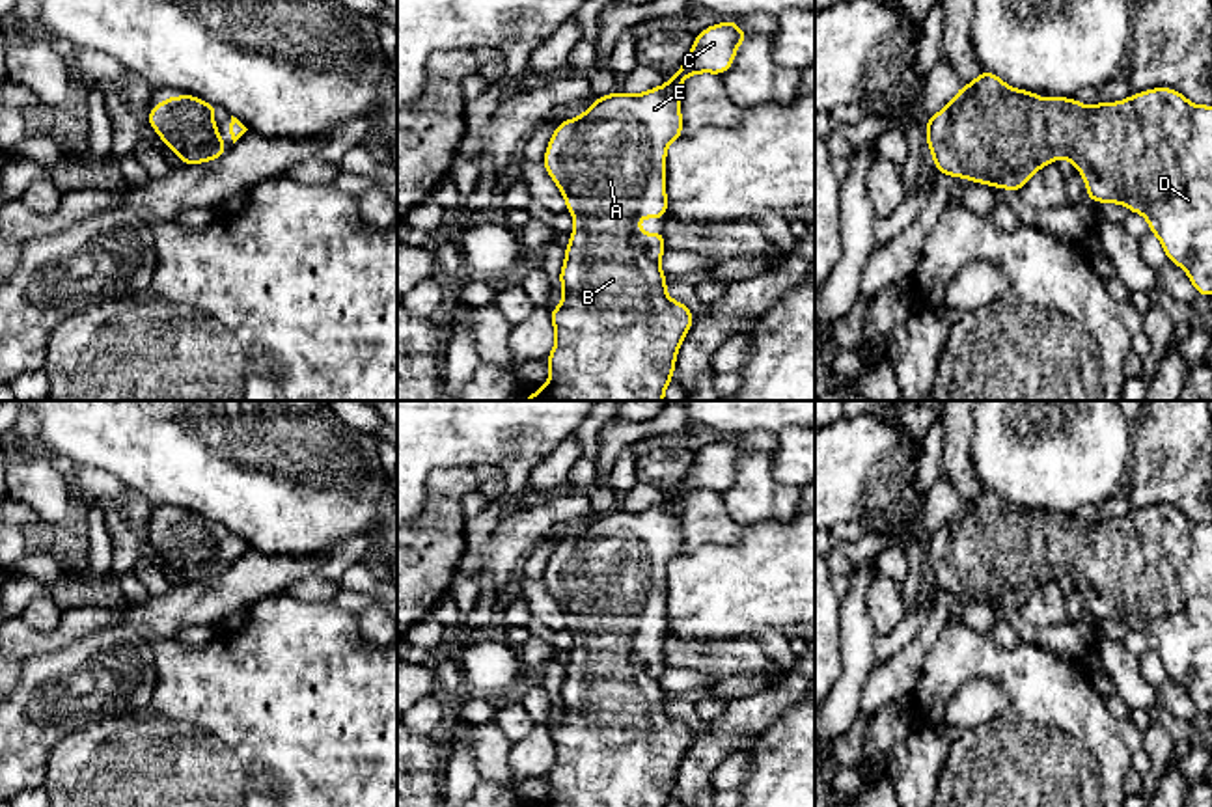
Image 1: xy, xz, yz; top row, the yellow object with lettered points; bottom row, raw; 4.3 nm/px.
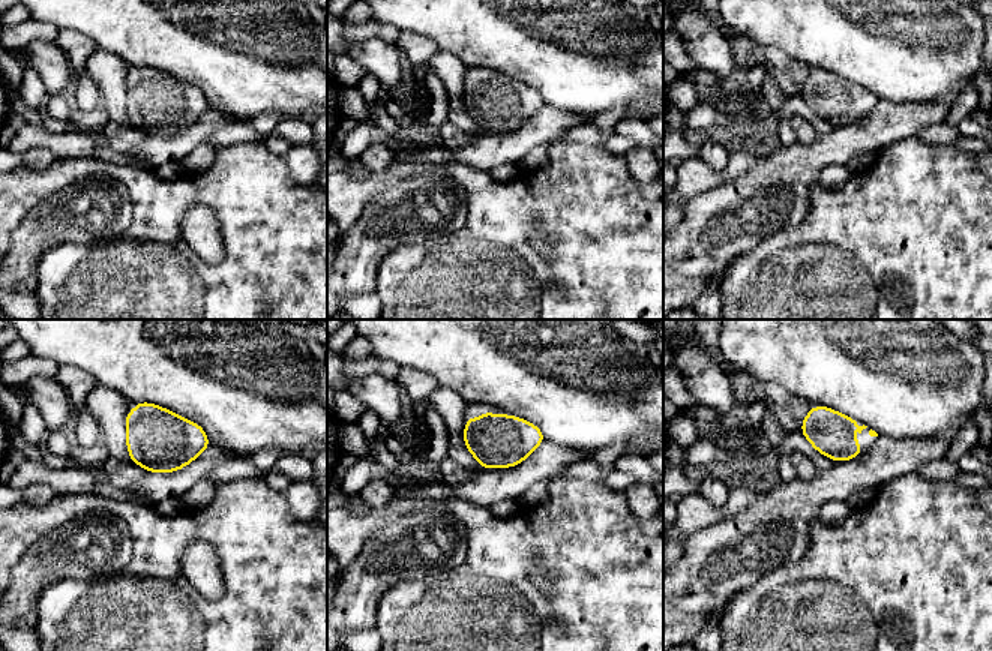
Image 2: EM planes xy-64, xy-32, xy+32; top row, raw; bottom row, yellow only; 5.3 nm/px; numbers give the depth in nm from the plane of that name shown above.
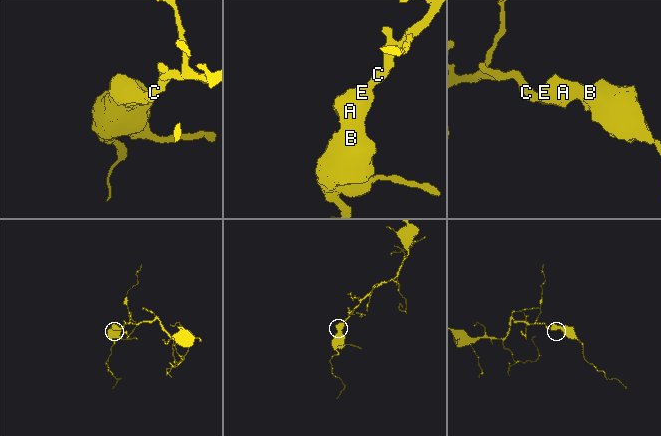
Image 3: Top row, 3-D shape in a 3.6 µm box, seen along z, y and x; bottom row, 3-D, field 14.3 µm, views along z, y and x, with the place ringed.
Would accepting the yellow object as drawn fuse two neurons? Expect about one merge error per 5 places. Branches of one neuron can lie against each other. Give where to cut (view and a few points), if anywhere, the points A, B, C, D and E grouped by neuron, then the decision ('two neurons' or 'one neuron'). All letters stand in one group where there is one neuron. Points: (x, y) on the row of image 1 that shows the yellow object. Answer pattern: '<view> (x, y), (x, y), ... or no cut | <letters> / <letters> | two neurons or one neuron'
no cut | A B C D E | one neuron

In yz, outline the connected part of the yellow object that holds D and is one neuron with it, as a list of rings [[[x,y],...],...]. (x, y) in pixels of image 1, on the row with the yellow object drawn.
[[[983,71],[966,84],[936,116],[925,121],[927,145],[938,173],[968,177],[996,188],[1020,192],[1027,179],[1055,158],[1068,158],[1089,186],[1085,198],[1122,203],[1149,220],[1167,255],[1182,267],[1197,294],[1212,296],[1212,104],[1191,104],[1180,91],[1152,88],[1121,103],[1080,104],[1074,97],[1046,97],[1009,88],[998,75]]]

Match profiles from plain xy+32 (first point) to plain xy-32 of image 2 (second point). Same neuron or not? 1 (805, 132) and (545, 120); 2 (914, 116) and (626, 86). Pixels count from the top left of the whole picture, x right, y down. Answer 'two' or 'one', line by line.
1: two
2: two

